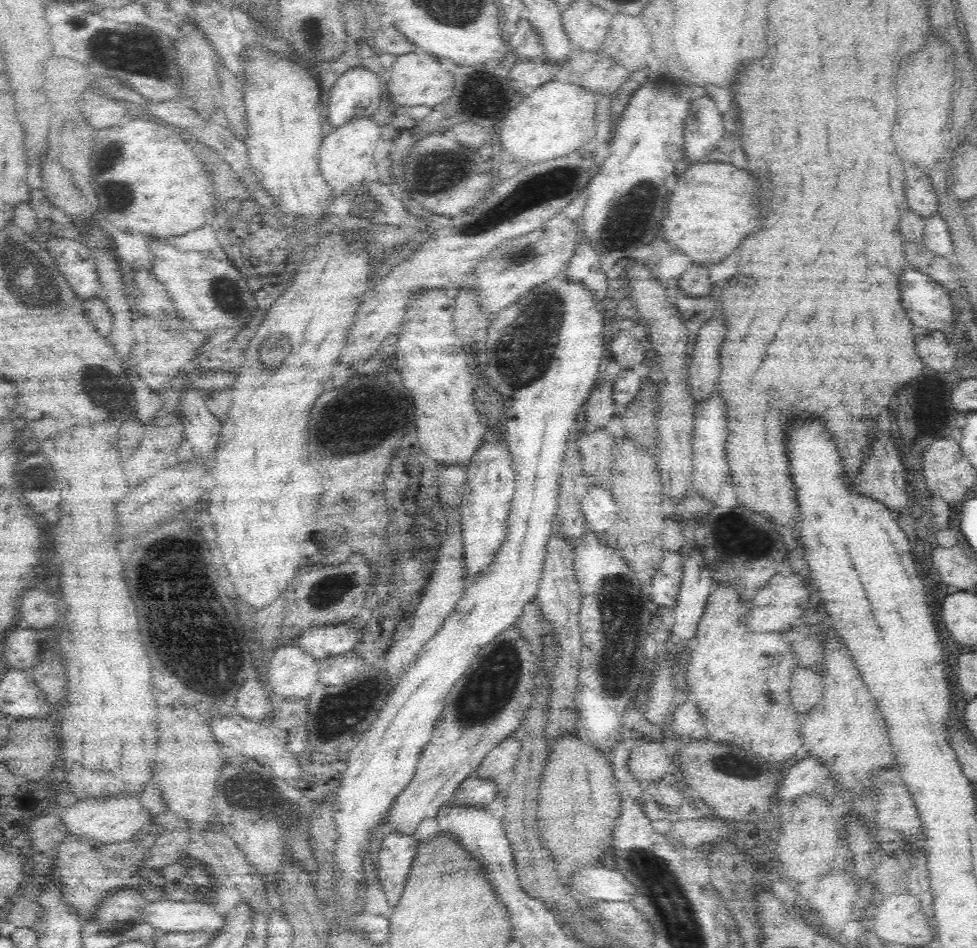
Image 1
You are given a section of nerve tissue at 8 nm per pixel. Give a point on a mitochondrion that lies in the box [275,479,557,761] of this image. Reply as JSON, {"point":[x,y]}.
{"point":[488,687]}

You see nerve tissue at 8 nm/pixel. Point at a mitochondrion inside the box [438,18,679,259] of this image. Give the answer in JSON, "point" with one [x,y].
{"point":[555,184]}

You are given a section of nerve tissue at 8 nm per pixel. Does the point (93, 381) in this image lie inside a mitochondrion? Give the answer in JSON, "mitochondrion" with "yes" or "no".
{"mitochondrion":"yes"}

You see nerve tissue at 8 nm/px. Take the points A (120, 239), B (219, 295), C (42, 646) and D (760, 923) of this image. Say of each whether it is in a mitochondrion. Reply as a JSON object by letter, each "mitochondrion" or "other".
{"A":"other","B":"mitochondrion","C":"other","D":"other"}

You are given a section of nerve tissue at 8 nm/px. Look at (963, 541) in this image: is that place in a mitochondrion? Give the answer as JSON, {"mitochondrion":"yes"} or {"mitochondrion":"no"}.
{"mitochondrion":"no"}

